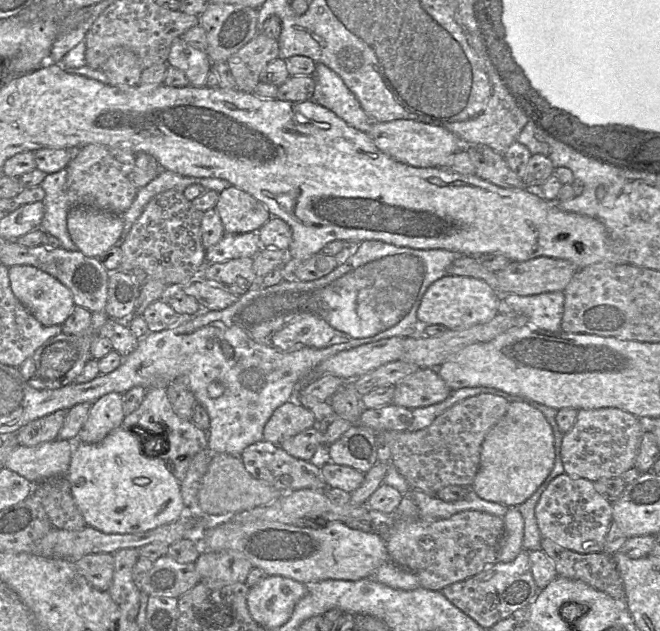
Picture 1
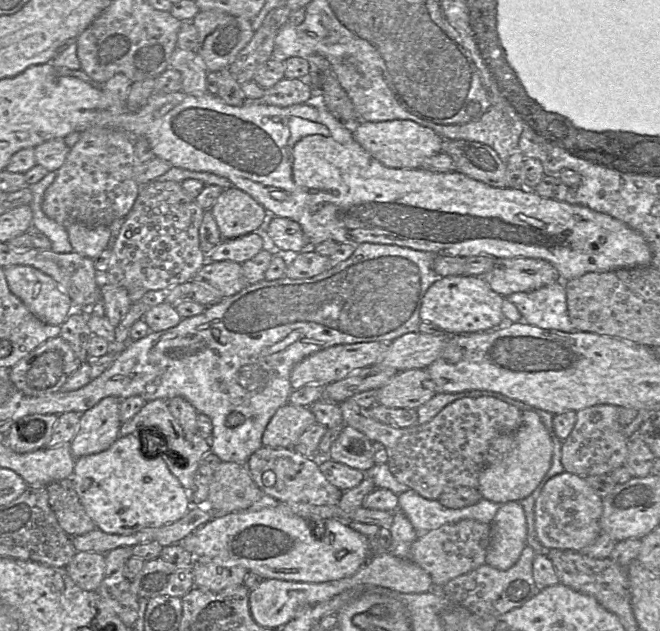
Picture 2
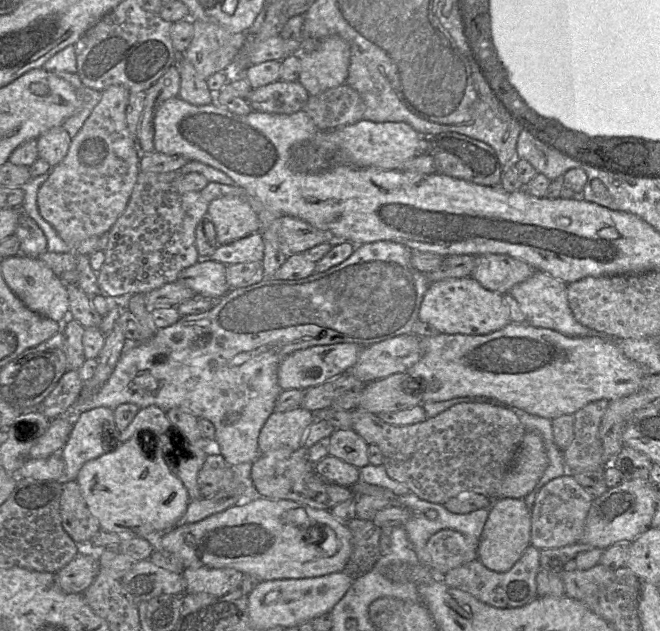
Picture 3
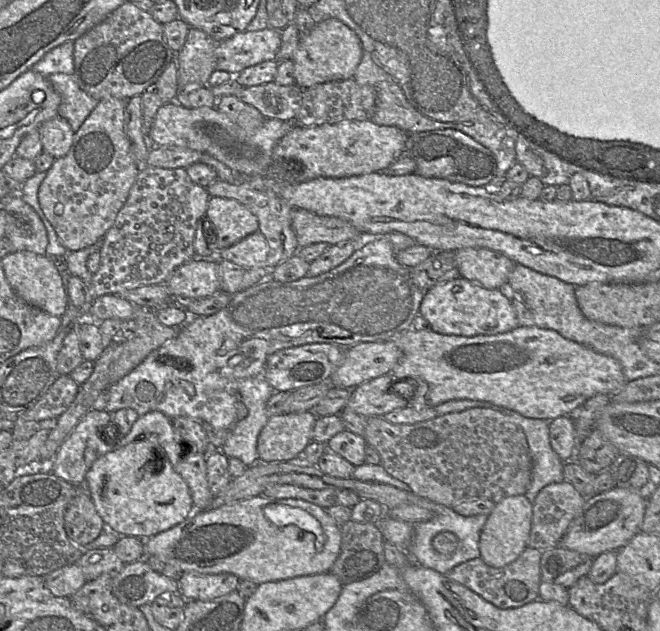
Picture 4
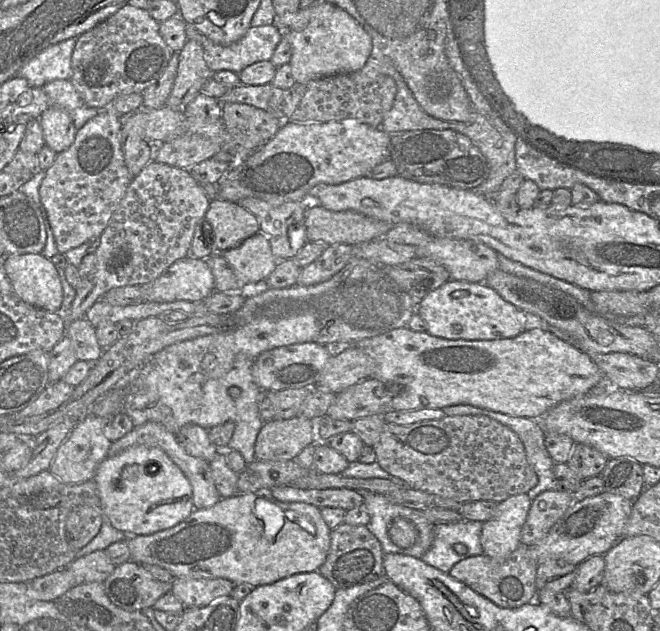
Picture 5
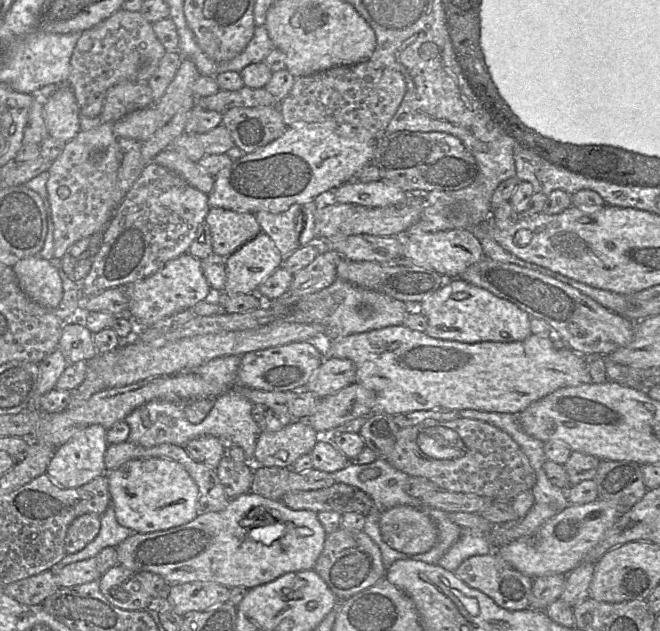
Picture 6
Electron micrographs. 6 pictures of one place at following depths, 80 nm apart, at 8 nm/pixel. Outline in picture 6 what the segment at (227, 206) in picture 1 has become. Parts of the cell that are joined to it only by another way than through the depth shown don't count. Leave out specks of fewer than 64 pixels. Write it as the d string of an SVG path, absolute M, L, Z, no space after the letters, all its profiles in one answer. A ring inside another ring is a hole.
M210 207L205 222L212 235L213 253L226 258L261 232L255 214L249 212Z

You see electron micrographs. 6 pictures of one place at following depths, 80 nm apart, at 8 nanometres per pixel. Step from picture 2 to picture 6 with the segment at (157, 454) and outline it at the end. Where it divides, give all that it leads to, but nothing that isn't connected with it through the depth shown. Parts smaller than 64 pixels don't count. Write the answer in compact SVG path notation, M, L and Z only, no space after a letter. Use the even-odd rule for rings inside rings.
M150 458L129 460L117 469L107 471L111 504L121 526L136 533L151 533L186 524L200 513L198 499L199 488L187 470L177 461L168 458Z

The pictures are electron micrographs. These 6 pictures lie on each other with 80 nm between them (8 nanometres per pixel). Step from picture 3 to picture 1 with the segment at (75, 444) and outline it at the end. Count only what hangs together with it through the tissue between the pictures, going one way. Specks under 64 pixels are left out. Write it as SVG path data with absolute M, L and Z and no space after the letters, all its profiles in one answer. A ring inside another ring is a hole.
M106 394L91 404L87 420L75 441L99 443L114 429L121 427L124 418L123 394Z

